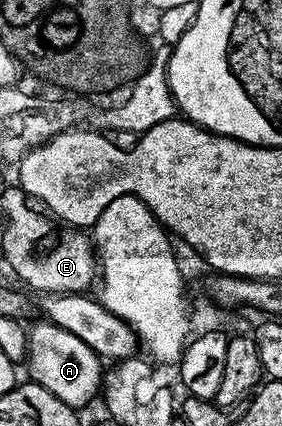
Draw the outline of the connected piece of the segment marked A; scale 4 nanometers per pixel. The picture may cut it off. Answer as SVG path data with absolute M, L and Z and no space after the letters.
M40 320L34 326L30 325L27 330L29 338L29 352L27 355L28 377L39 383L47 392L59 396L63 404L74 408L82 408L93 397L98 397L103 386L103 362L97 357L97 353L79 336L71 336L63 328L48 320Z

